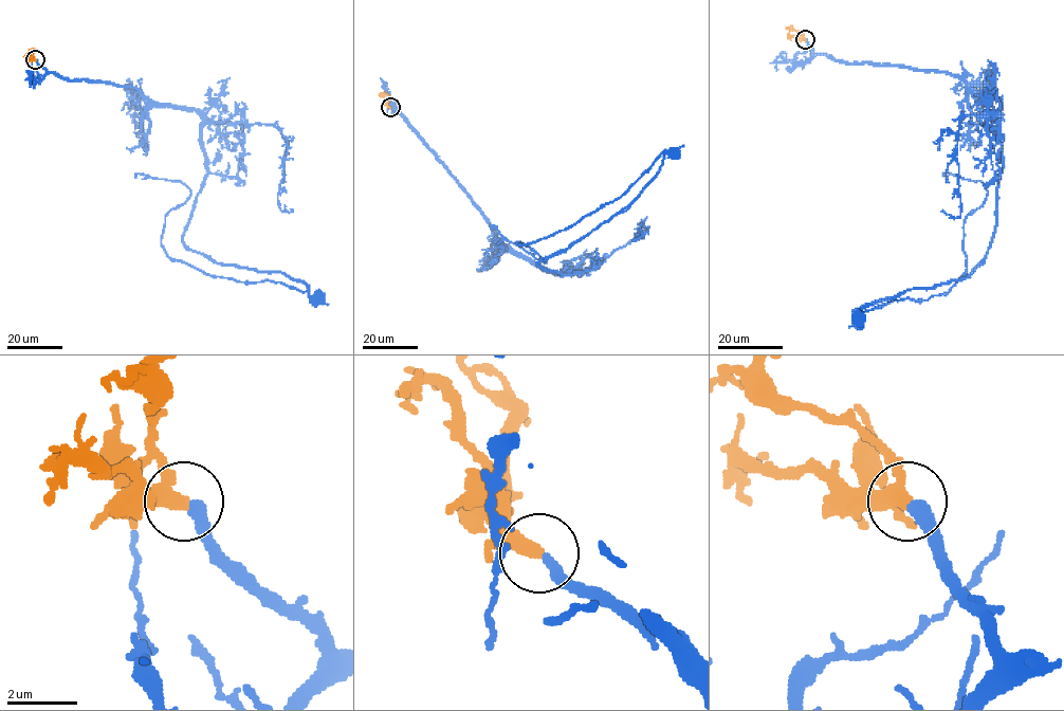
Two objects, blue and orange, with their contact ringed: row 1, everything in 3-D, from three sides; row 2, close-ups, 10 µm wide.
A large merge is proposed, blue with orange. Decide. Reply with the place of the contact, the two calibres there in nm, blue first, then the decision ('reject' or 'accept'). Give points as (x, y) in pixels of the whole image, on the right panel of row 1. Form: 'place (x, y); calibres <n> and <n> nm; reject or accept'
place (805, 39); calibres 380 and 320 nm; accept

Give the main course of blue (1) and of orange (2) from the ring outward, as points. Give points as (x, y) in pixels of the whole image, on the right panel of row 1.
1: (805, 39), (836, 59), (947, 71), (1000, 103), (996, 224), (983, 261), (965, 277), (864, 306), (857, 318)
2: (805, 39), (789, 36), (790, 39)

